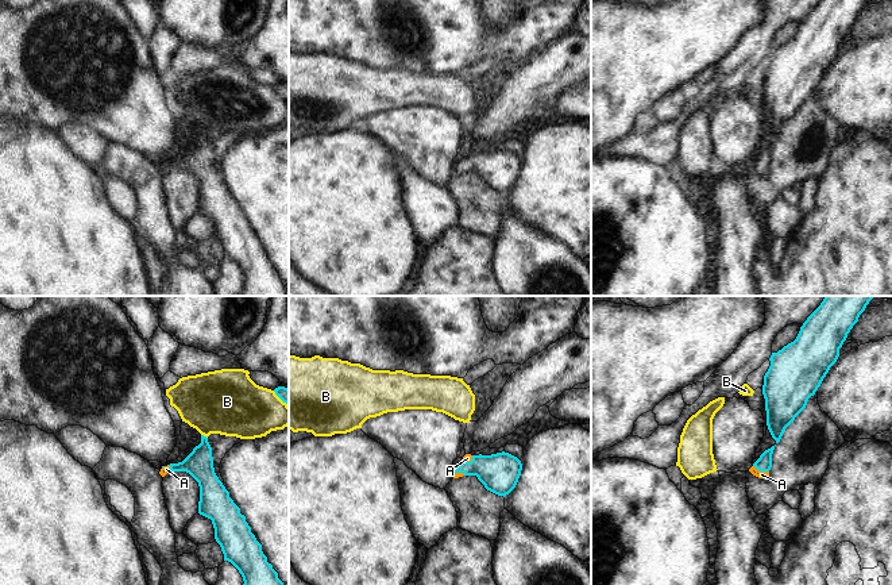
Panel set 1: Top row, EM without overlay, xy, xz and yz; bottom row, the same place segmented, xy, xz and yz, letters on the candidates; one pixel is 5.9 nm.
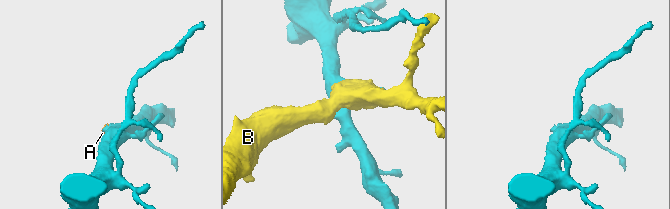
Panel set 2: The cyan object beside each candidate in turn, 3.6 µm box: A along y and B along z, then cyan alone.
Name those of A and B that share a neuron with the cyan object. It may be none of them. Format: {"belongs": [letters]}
{"belongs": ["A"]}

